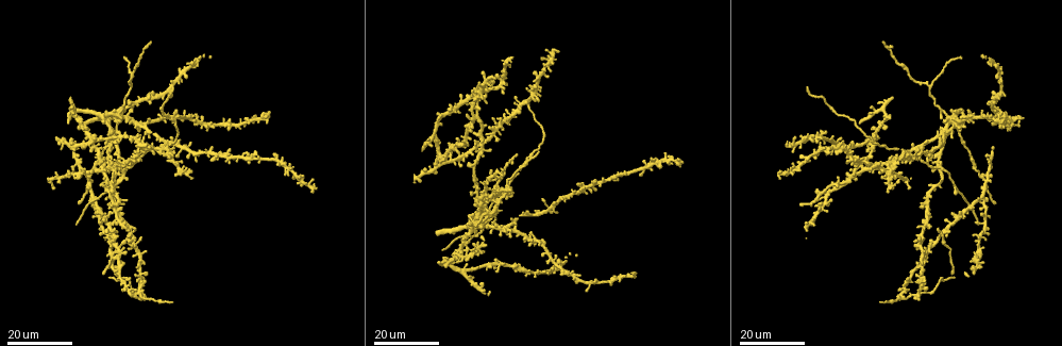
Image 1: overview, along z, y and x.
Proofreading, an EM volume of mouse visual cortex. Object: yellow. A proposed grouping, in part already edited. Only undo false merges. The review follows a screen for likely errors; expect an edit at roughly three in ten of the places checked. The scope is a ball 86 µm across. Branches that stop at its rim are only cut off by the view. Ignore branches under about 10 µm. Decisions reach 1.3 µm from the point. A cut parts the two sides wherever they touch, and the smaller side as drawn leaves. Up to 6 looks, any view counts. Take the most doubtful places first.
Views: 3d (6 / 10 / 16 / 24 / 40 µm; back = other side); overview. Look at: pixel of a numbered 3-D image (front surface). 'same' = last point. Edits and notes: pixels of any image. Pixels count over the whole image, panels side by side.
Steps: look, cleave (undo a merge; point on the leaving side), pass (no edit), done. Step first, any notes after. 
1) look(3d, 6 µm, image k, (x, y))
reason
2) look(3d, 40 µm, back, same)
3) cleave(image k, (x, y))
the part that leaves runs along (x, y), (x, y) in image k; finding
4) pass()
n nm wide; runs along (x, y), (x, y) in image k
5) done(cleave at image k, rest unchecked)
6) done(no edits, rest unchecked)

look(3d, 16 µm, image 1, (930, 88))
arms part here

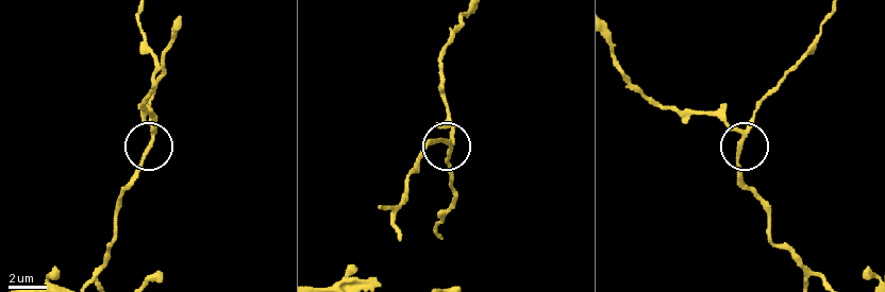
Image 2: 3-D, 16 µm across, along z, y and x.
look(3d, 6 µm, image 2, (743, 129))

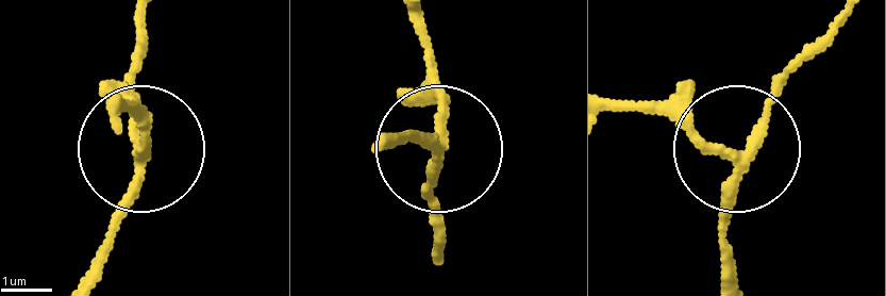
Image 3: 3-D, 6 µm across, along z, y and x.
pass()
side arm 16 µm; runs along (736, 276), (719, 237), (736, 149), (841, 26) in image 3; all the same neuron

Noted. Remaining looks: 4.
look(3d, 16 µm, image 1, (940, 171))
small branch off a trunk

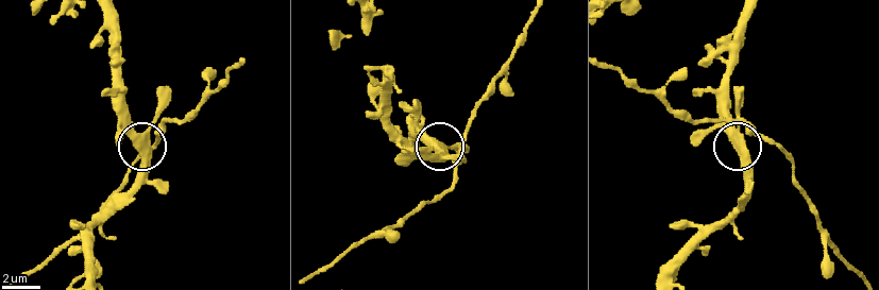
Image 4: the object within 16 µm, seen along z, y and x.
look(3d, 10 µm, image 4, (148, 140))
closer look

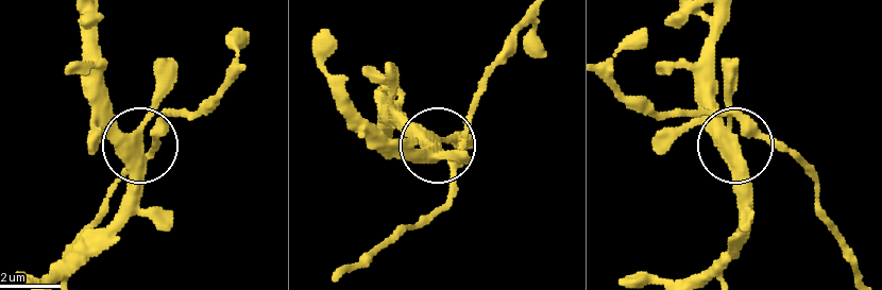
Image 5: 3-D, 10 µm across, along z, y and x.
pass()
side arm 64 µm; runs along (724, 18), (716, 41), (716, 125), (729, 142), (726, 82) in image 5; continuous, no second neuron

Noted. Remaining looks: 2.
done(no edits, rest unchecked)

